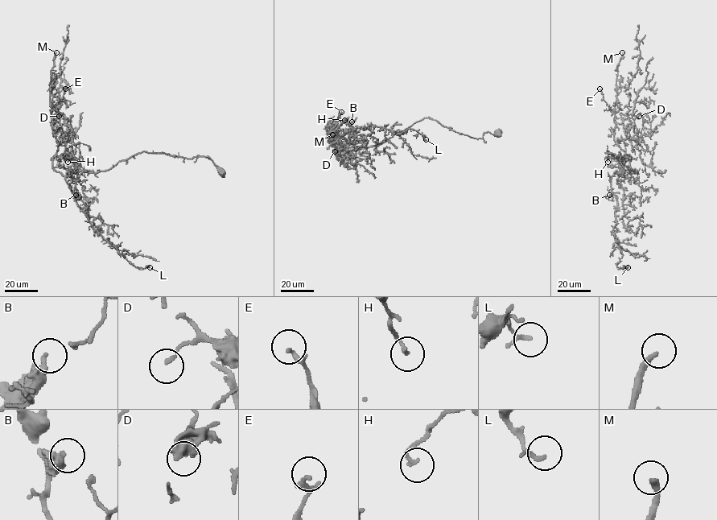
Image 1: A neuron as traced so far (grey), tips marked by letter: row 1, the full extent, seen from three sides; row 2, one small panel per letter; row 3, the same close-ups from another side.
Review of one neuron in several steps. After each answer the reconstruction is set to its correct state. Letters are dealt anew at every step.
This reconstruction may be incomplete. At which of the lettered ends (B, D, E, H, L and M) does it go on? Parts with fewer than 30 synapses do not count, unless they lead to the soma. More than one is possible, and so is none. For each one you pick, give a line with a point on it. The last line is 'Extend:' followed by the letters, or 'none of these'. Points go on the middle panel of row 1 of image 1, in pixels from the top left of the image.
M: at (332, 134)
Extend: M

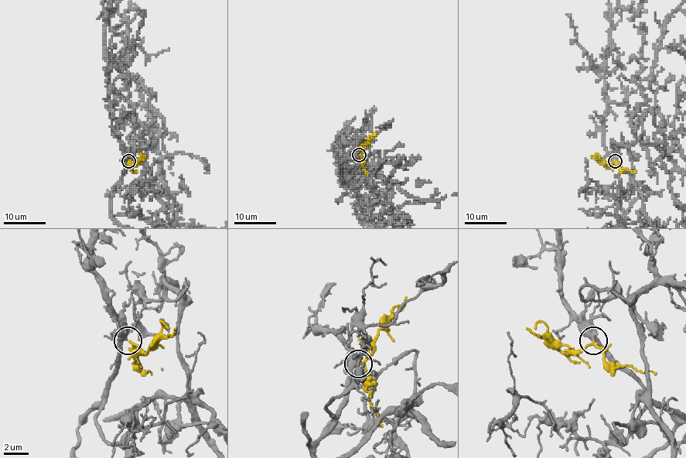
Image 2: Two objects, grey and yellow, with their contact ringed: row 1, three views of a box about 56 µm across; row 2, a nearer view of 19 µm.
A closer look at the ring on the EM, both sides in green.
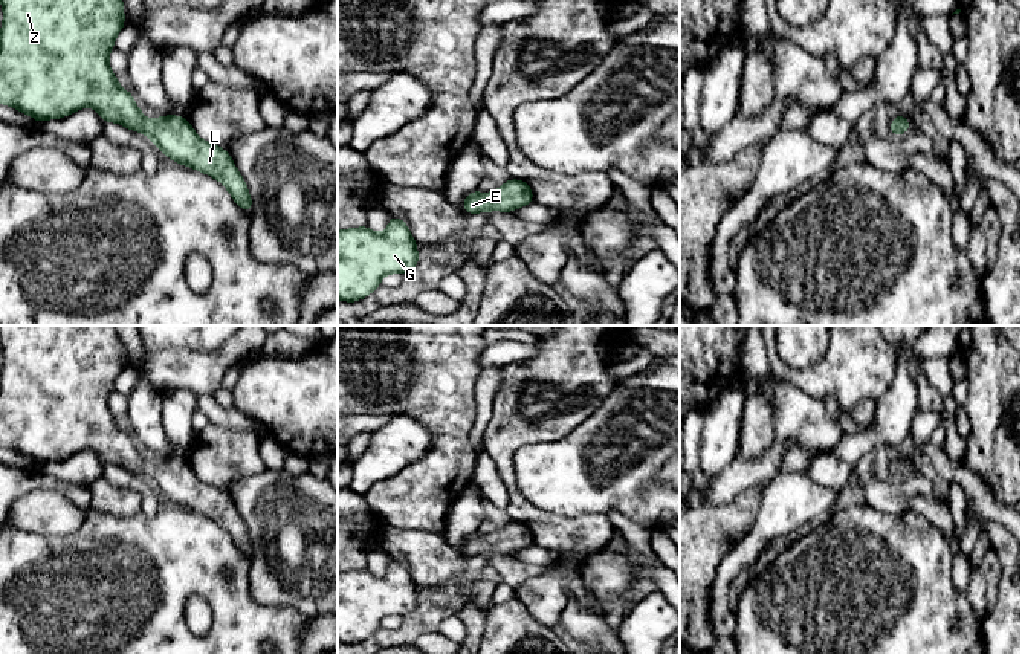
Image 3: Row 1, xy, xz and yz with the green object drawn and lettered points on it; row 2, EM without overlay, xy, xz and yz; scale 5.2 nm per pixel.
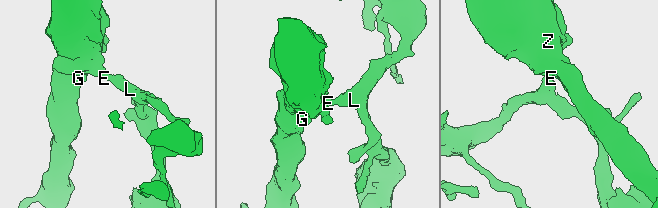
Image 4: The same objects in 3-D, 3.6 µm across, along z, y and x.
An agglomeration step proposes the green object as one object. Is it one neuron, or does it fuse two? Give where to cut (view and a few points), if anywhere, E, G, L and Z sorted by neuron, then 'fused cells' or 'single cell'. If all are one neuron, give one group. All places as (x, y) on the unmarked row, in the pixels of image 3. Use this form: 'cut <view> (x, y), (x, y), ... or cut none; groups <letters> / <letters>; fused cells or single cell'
cut none; groups E G L Z; single cell

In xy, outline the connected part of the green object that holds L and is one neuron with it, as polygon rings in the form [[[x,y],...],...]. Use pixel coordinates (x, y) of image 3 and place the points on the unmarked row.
[[[0,325],[0,345],[0,446],[32,458],[37,466],[93,449],[104,465],[144,475],[176,506],[217,521],[234,544],[251,555],[247,527],[223,489],[203,483],[185,458],[147,461],[134,439],[116,422],[108,397],[125,368],[125,345],[116,325]]]

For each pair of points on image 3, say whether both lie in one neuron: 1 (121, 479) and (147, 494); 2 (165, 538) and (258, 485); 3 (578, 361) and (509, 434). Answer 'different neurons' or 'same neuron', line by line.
1: same neuron
2: different neurons
3: same neuron

